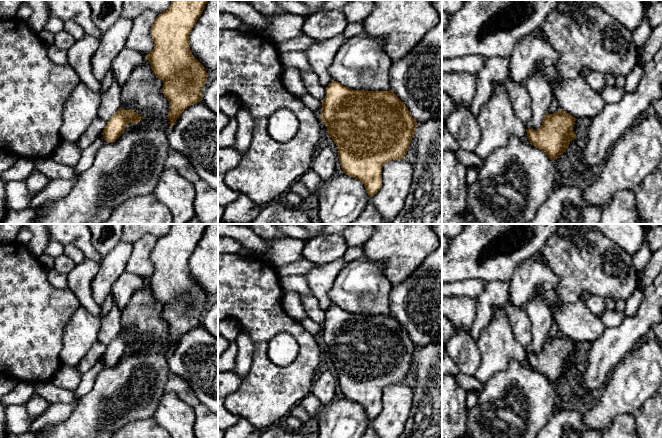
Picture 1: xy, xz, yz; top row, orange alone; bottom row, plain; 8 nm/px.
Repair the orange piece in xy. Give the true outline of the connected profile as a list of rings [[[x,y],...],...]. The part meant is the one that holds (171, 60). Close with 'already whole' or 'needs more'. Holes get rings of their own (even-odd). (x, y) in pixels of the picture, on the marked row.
[[[171,0],[169,8],[159,14],[151,28],[151,37],[154,41],[153,50],[146,55],[154,75],[164,84],[163,95],[169,101],[171,128],[181,113],[189,106],[202,101],[201,91],[208,78],[204,66],[192,55],[189,44],[189,35],[201,16],[208,0]]]; already whole

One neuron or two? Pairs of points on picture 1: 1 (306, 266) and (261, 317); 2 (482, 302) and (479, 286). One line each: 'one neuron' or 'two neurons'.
1: two neurons
2: two neurons

